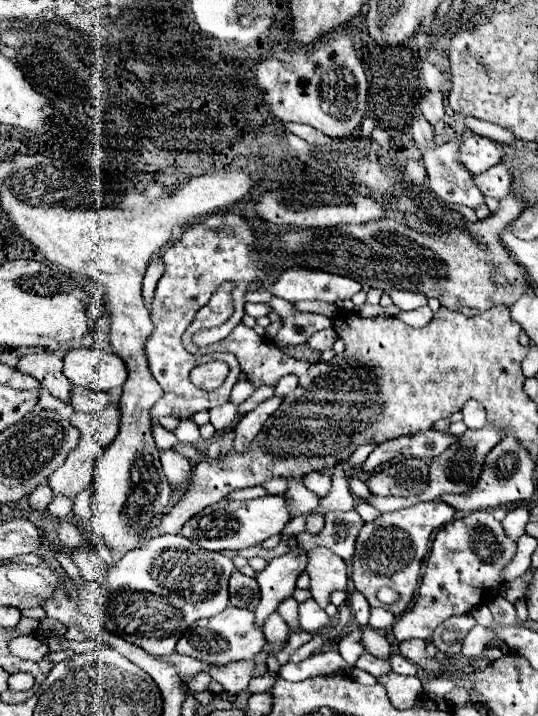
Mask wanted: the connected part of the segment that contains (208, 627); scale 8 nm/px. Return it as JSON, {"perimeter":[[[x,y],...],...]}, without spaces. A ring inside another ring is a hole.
{"perimeter":[[[228,606],[224,612],[216,614],[214,618],[202,618],[198,624],[190,626],[182,638],[178,640],[178,654],[194,656],[198,660],[206,660],[210,664],[230,664],[236,660],[250,660],[254,658],[266,644],[264,634],[254,628],[254,614],[244,608]]]}

